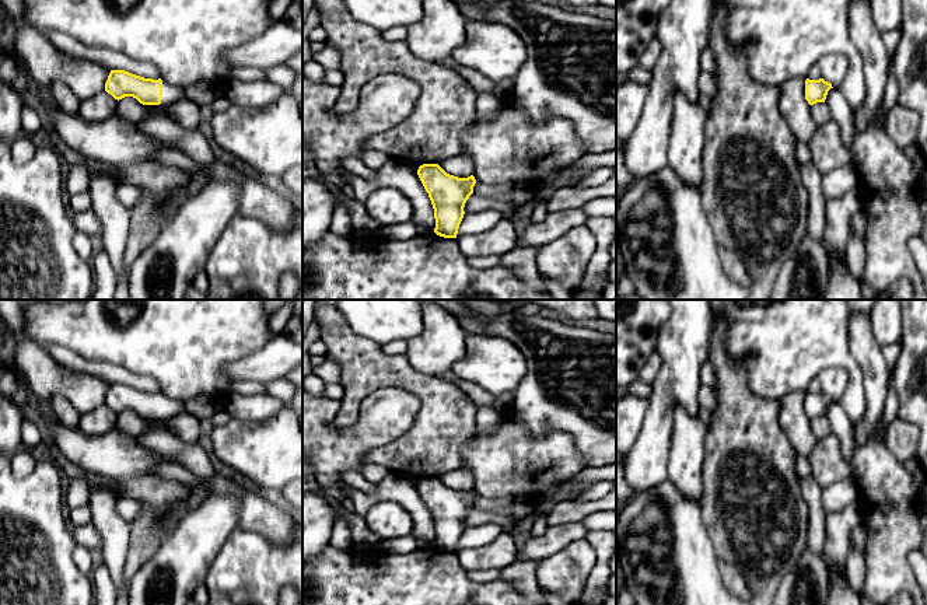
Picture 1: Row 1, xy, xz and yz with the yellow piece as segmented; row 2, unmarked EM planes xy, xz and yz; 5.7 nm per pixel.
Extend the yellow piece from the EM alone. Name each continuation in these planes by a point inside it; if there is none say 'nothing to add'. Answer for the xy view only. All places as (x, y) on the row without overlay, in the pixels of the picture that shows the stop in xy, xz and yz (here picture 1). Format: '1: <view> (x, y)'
1: xy (171, 408)

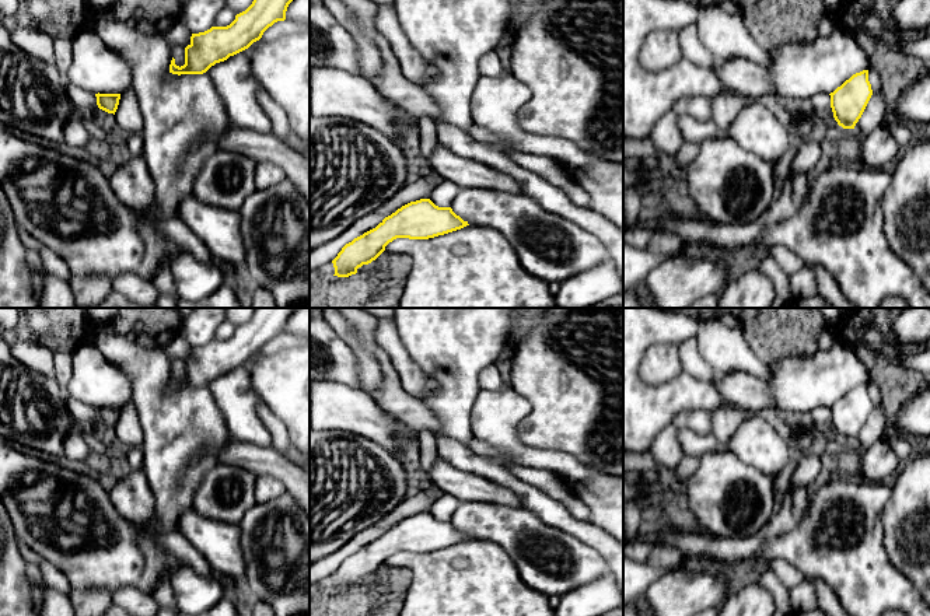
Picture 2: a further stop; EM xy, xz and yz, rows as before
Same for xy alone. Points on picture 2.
nothing to add

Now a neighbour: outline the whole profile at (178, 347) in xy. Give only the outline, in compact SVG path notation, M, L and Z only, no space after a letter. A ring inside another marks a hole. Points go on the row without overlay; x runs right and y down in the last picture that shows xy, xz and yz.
M176 336L174 340L171 340L167 347L164 349L168 360L169 358L179 358L183 363L190 358L190 350L193 346L190 346L182 336Z

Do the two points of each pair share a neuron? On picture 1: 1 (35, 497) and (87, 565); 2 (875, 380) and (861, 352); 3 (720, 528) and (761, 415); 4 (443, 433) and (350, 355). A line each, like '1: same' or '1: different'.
1: different
2: same
3: same
4: same

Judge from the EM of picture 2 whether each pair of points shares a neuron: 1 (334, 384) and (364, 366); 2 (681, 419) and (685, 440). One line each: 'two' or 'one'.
1: two
2: two

